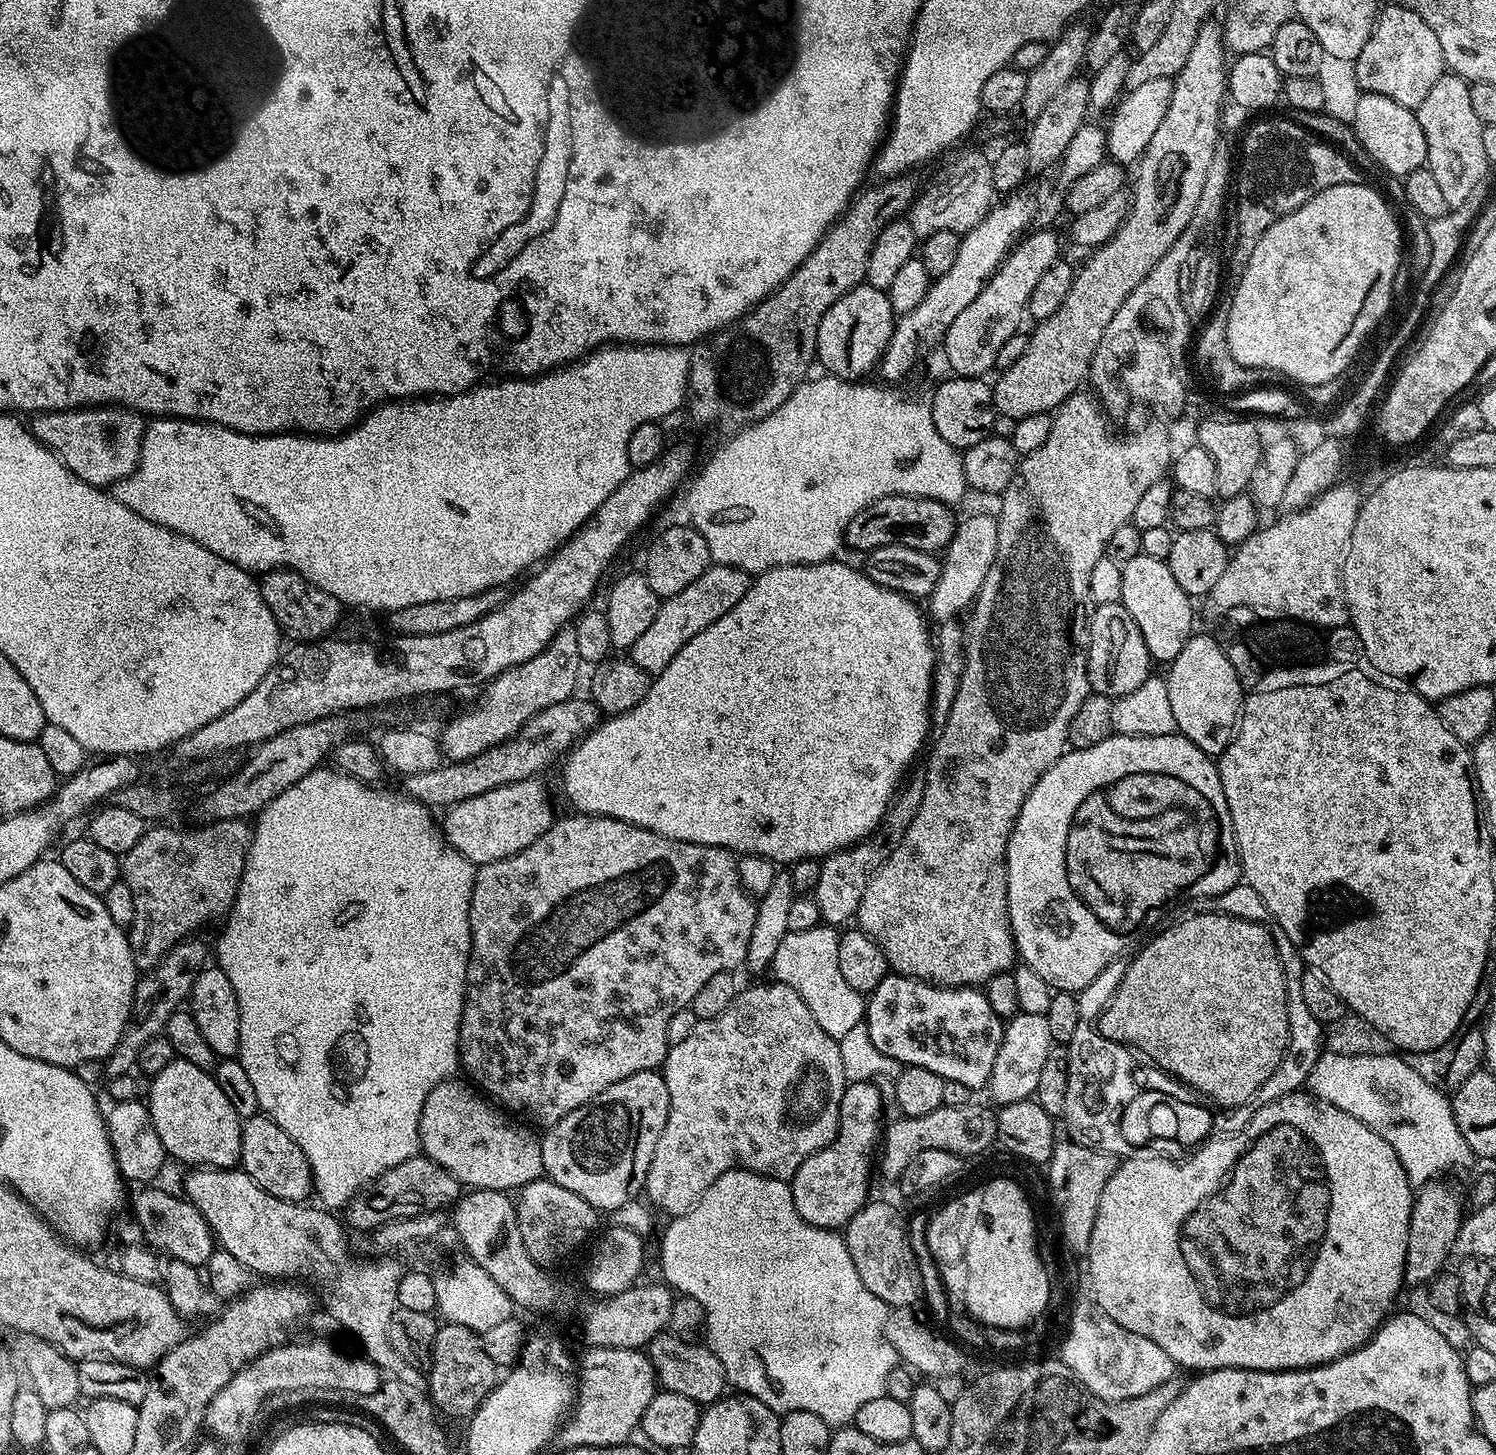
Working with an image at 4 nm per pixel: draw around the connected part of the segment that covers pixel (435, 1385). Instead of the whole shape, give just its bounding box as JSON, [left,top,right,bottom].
[427,1322,498,1417]

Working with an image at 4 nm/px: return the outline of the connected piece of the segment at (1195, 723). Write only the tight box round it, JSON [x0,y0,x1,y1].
[1166,634,1242,758]

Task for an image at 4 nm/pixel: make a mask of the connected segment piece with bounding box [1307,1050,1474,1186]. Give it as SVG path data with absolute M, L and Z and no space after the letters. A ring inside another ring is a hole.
M1327 1050L1321 1051L1318 1062L1314 1062L1314 1070L1308 1076L1307 1087L1316 1099L1325 1100L1330 1106L1338 1106L1338 1110L1346 1110L1346 1114L1370 1126L1378 1138L1386 1138L1386 1142L1394 1146L1394 1154L1398 1154L1402 1170L1406 1170L1408 1180L1414 1186L1428 1184L1443 1177L1459 1164L1473 1163L1470 1146L1466 1146L1466 1138L1462 1138L1458 1122L1454 1122L1451 1099L1441 1089L1422 1078L1399 1055L1346 1057Z

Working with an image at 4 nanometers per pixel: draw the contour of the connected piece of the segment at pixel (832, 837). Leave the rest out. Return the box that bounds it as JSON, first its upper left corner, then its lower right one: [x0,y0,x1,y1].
[563,558,934,866]

